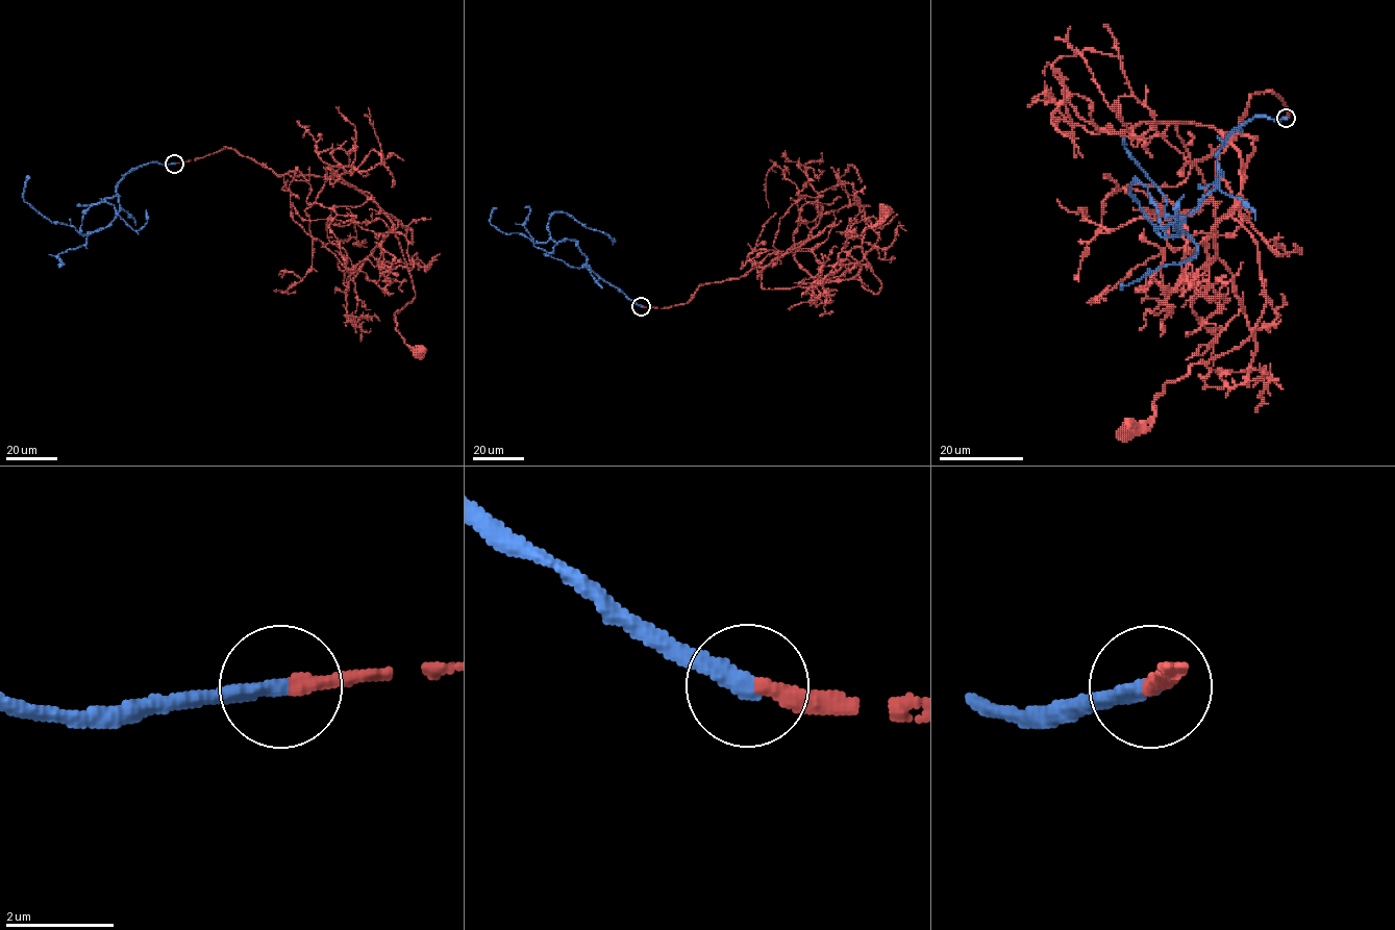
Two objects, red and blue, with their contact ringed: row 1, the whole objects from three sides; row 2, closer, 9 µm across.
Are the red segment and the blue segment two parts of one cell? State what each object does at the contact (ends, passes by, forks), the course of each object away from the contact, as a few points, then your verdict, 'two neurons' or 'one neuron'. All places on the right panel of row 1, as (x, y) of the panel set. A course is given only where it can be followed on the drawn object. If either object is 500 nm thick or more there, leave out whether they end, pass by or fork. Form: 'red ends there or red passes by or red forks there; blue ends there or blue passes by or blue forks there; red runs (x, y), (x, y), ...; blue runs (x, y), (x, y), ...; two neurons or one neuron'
red ends there; blue ends there; red runs (1286, 118), (1259, 92), (1232, 137), (1218, 131), (1256, 137), (1232, 216), (1256, 245), (1263, 313), (1127, 429); blue runs (1286, 118), (1225, 140), (1218, 184), (1178, 235), (1129, 187), (1146, 185), (1163, 229), (1182, 196); one neuron

